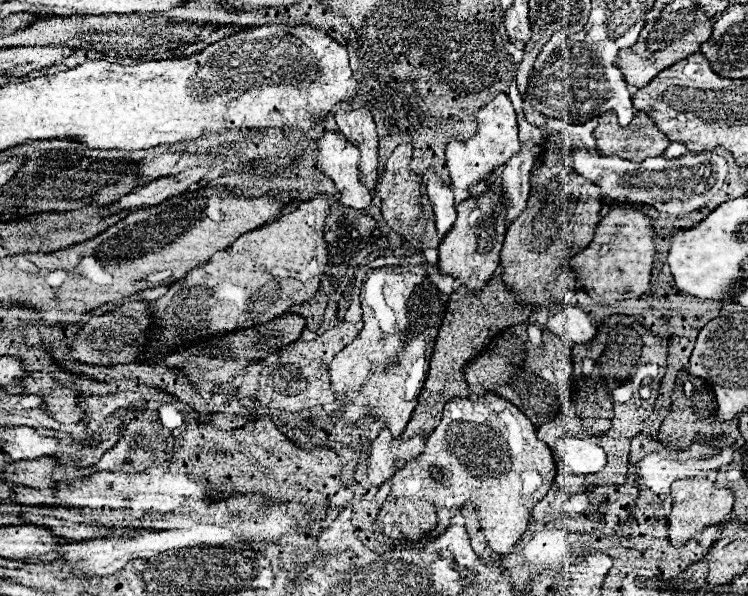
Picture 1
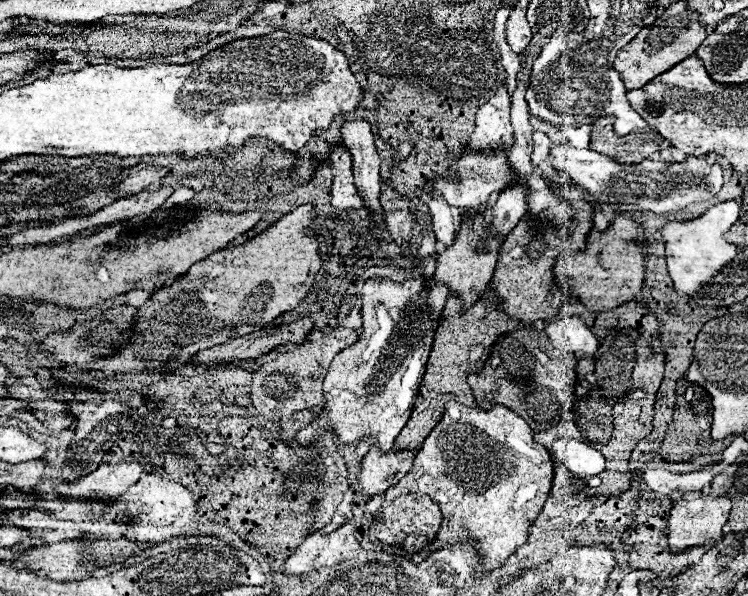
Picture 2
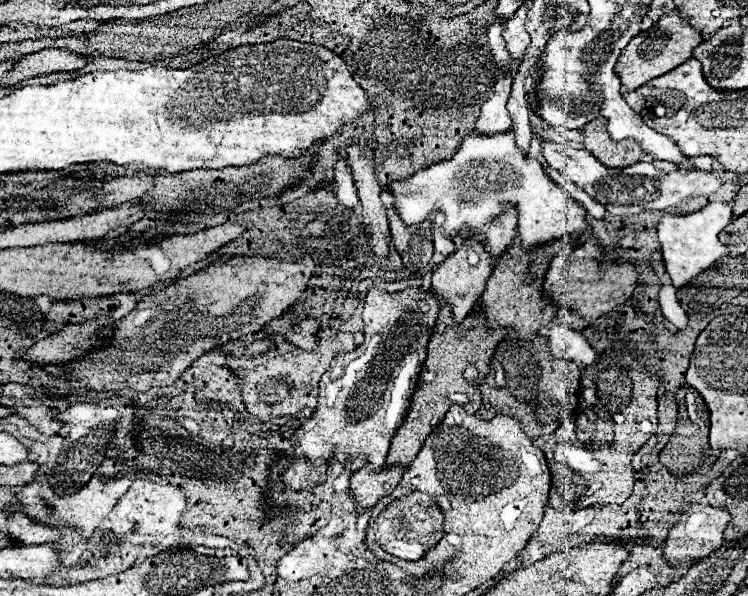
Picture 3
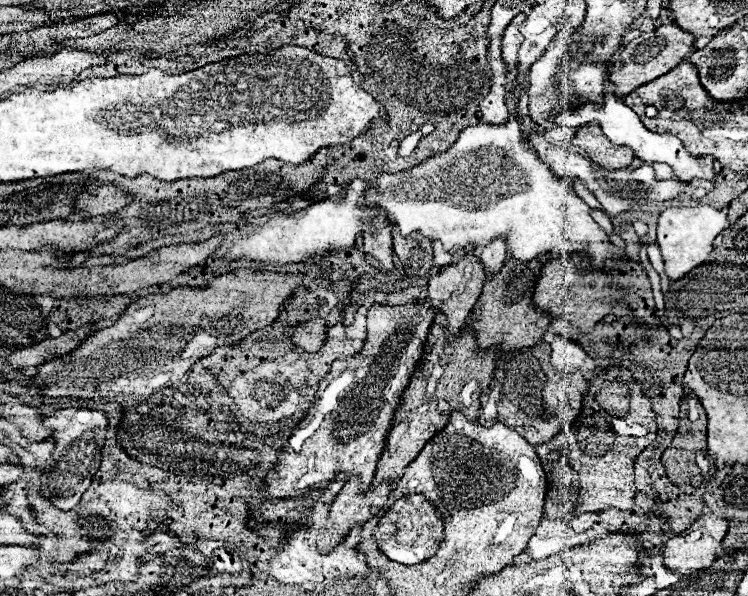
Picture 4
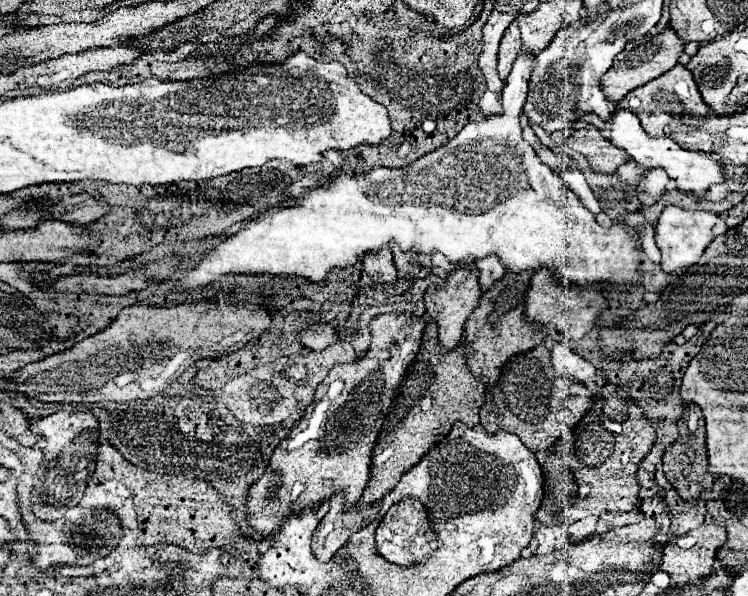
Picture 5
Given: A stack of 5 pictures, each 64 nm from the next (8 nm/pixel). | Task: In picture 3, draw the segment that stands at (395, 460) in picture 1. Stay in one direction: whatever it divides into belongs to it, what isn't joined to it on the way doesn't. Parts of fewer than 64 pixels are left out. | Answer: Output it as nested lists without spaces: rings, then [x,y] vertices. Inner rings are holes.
[[[366,462],[350,478],[350,494],[356,496],[360,508],[372,508],[380,498],[390,494],[394,486],[398,486],[404,472],[406,466],[400,464],[374,468],[370,462]]]

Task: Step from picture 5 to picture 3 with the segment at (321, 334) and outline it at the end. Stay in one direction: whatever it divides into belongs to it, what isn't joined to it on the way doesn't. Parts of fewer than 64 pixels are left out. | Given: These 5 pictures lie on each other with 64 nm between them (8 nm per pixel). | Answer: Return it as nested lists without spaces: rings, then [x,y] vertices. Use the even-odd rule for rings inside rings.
[[[312,318],[302,320],[300,324],[296,324],[290,332],[284,334],[284,338],[292,344],[296,344],[302,350],[312,350],[316,344],[316,334],[318,334],[318,322]]]

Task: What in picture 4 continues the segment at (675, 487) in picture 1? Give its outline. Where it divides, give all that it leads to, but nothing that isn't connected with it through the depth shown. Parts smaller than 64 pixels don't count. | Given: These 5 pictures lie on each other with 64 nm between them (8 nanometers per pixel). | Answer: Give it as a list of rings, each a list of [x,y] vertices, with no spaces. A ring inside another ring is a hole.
[[[712,512],[694,520],[694,524],[672,536],[664,544],[664,564],[672,572],[690,576],[710,566],[716,554],[722,550],[722,540],[728,532],[728,520],[716,518]]]

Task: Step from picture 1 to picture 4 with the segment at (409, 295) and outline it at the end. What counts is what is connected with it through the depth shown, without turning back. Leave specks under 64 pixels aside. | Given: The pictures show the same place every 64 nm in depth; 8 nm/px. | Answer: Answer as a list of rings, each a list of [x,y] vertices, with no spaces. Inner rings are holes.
[[[410,302],[402,306],[370,306],[366,314],[366,342],[362,350],[350,358],[338,358],[332,362],[330,372],[320,380],[320,388],[316,392],[316,400],[304,420],[294,428],[290,436],[290,448],[286,454],[280,454],[276,466],[266,474],[266,488],[262,498],[296,498],[304,492],[326,488],[330,480],[334,480],[340,472],[354,472],[360,476],[362,490],[372,482],[378,460],[384,450],[384,440],[388,438],[388,430],[392,426],[392,418],[396,406],[400,402],[400,394],[410,384],[410,378],[416,370],[416,364],[422,356],[424,342],[428,338],[430,326],[434,320],[434,308],[430,302]]]

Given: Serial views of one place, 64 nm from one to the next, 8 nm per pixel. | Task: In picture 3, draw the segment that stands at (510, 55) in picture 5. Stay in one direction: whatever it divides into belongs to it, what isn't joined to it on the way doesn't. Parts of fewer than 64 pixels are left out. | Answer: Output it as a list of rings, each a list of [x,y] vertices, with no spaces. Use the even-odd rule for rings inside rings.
[[[522,4],[516,10],[516,14],[506,22],[506,28],[504,28],[506,48],[508,48],[508,52],[512,54],[514,60],[520,60],[522,58],[522,50],[526,50],[526,46],[530,44],[530,34],[524,28],[526,12],[528,12],[528,6]]]

